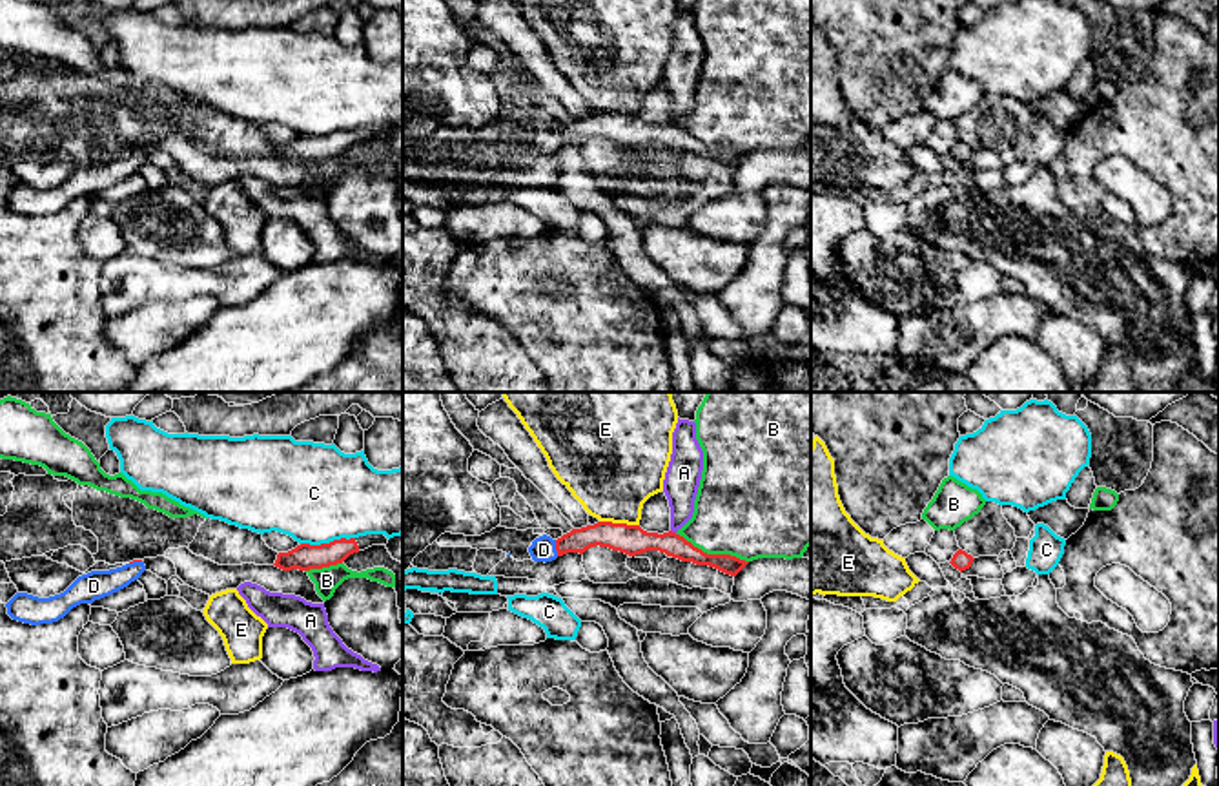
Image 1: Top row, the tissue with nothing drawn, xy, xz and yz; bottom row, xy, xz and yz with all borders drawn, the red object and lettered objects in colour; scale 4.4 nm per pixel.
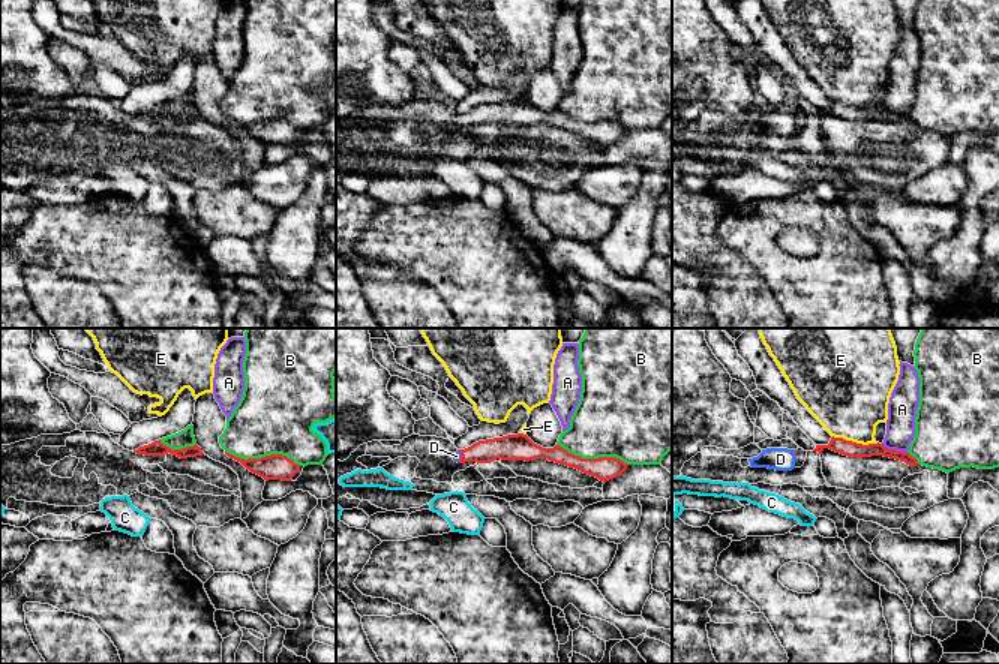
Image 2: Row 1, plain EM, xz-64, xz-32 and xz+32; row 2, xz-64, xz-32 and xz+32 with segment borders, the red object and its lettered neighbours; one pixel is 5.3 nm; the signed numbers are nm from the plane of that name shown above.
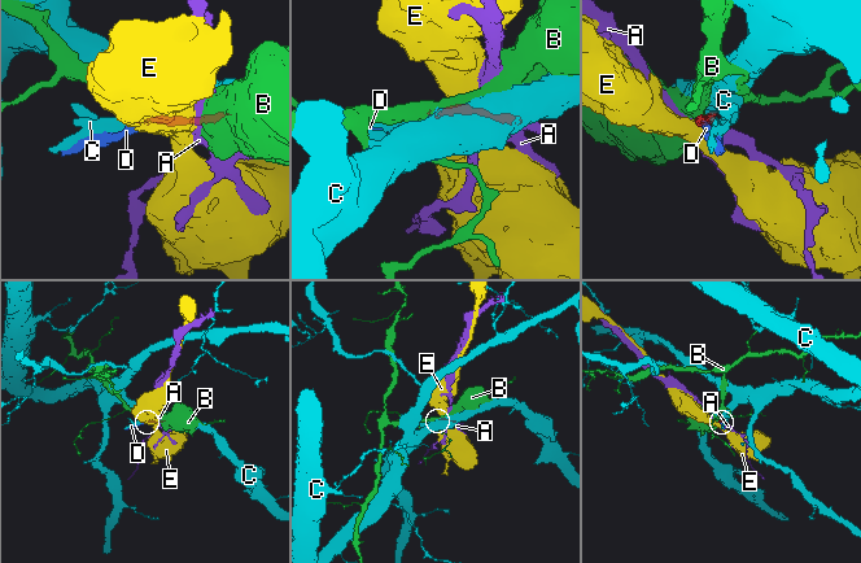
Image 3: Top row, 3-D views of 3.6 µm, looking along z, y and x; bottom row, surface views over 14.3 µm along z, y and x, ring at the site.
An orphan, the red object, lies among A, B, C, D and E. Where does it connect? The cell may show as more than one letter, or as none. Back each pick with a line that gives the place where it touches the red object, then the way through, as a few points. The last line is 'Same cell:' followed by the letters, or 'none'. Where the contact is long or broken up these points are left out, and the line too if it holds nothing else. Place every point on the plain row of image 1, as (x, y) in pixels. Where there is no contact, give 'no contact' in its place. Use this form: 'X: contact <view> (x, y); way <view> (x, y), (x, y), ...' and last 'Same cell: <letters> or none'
D: contact xz (556, 139); way xz (609, 126), (591, 126), (556, 139), (543, 141)
Same cell: D

